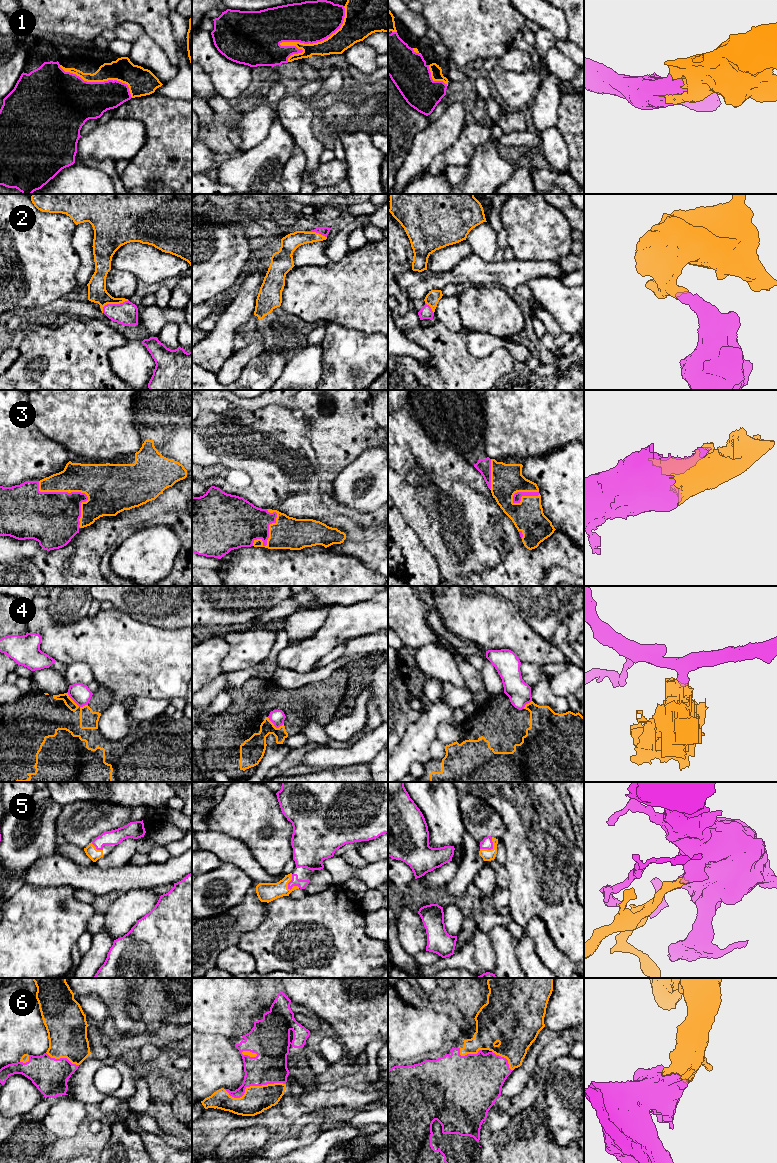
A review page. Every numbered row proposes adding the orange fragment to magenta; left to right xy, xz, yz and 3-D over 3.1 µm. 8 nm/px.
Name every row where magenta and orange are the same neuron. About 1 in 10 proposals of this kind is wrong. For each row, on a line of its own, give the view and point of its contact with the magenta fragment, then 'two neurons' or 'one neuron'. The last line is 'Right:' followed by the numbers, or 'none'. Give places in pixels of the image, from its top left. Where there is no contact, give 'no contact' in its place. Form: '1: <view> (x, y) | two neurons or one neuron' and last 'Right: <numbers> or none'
1: xz (300, 42) | one neuron
2: xy (113, 304) | one neuron
3: xy (75, 492) | one neuron
4: xy (76, 703) | two neurons
5: xz (289, 882) | one neuron
6: xz (253, 1085) | one neuron
Right: 1, 2, 3, 5, 6

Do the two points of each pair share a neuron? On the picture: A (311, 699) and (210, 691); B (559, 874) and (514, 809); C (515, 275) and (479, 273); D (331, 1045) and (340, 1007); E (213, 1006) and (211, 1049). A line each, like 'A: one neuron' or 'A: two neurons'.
A: two neurons
B: one neuron
C: one neuron
D: two neurons
E: two neurons

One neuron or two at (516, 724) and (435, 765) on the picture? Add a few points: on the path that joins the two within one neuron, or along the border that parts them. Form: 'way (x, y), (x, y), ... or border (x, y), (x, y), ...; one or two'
way (496, 744), (475, 765), (455, 765); one

